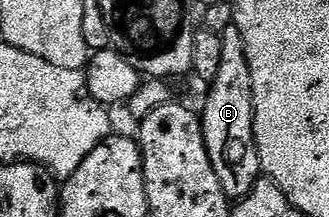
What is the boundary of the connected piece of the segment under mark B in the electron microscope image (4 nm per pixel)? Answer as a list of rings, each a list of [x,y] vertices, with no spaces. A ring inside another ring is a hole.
[[[233,23],[221,34],[221,64],[217,79],[209,82],[207,98],[201,108],[203,138],[209,151],[209,163],[217,171],[217,183],[228,199],[241,199],[261,180],[259,152],[253,131],[253,79],[249,75],[249,59],[241,39],[241,31]]]

